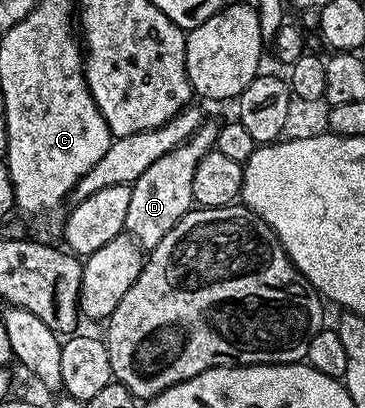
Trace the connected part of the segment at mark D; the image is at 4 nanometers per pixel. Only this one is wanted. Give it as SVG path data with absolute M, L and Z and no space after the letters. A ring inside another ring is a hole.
M203 121L202 127L184 144L172 148L156 164L150 165L130 186L128 200L128 216L126 217L125 233L129 234L143 251L153 250L180 219L195 205L192 196L192 175L196 172L196 164L214 149L214 141L218 135L219 123Z

